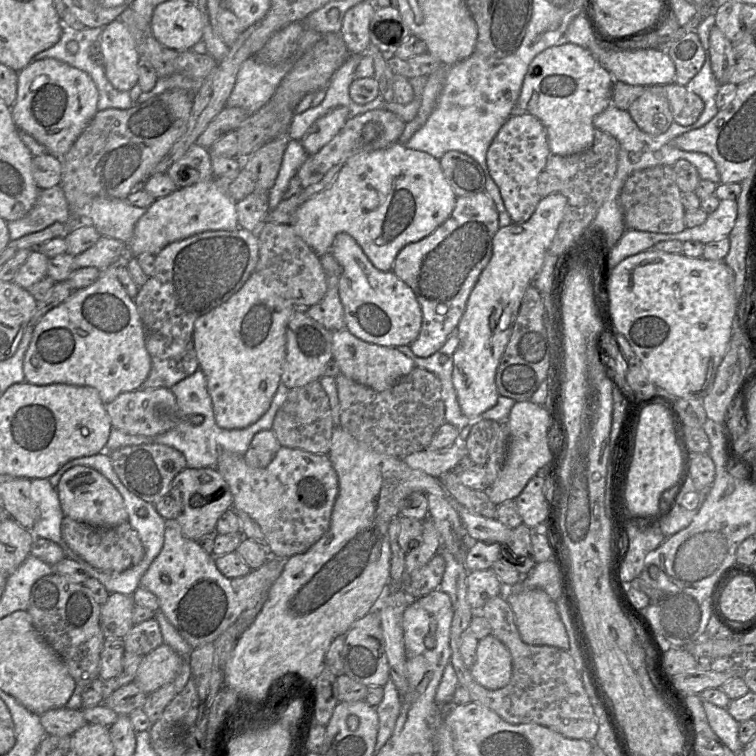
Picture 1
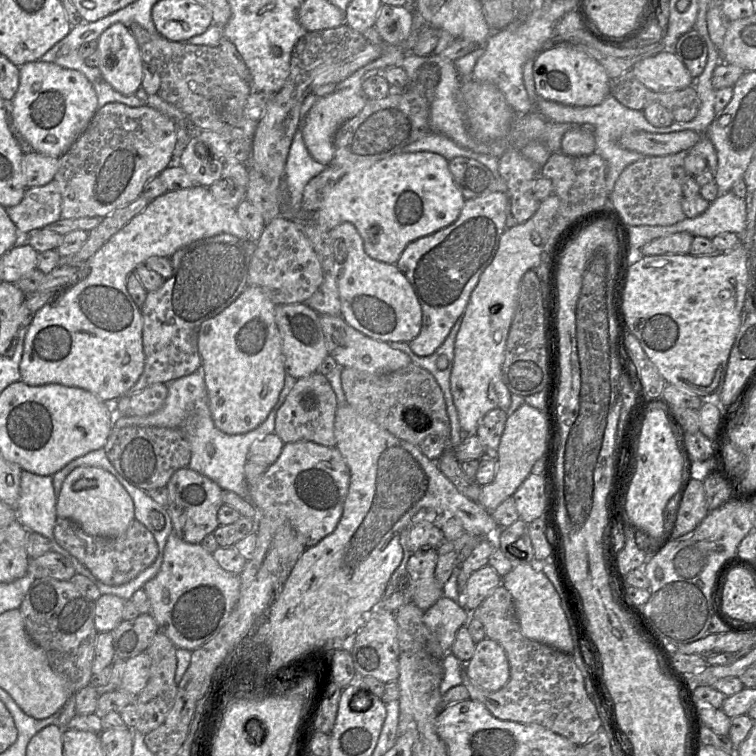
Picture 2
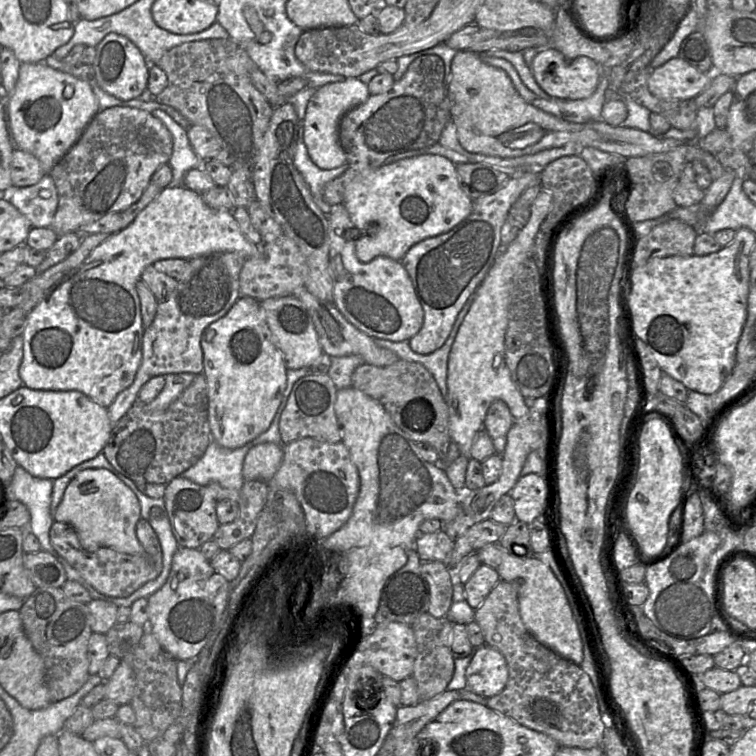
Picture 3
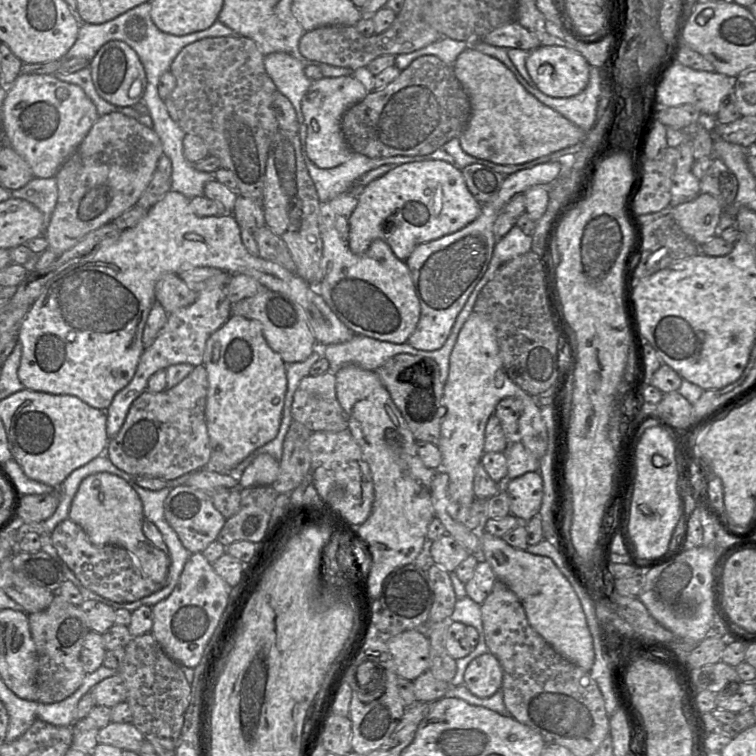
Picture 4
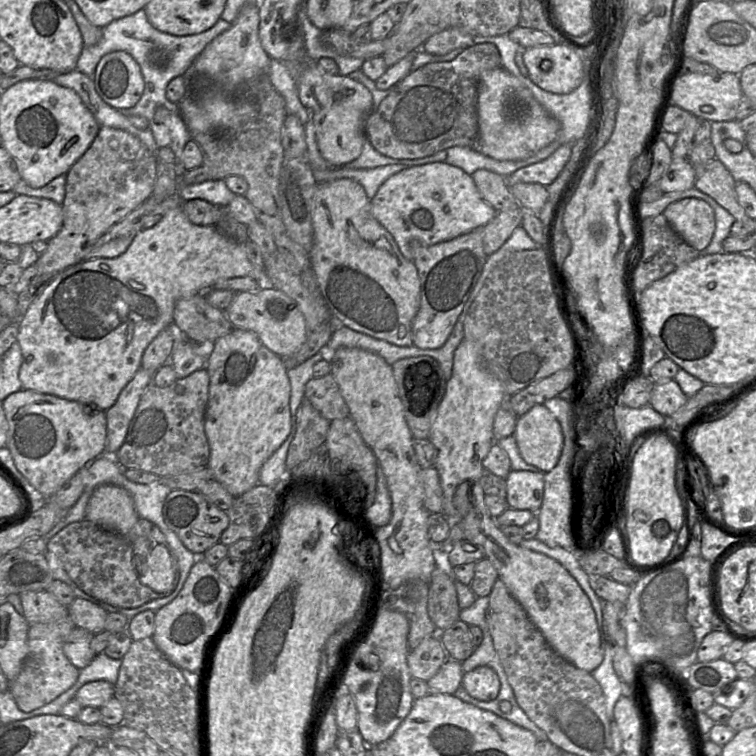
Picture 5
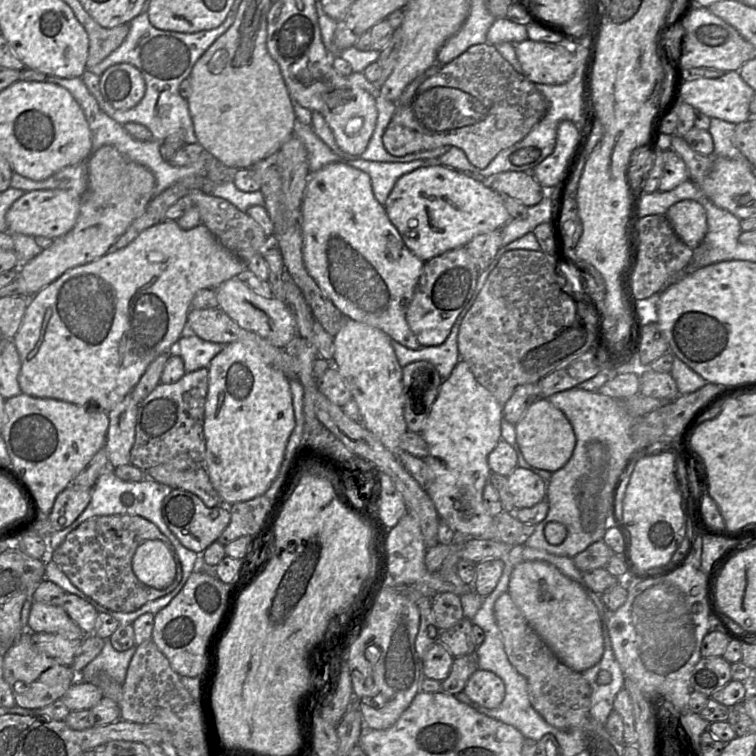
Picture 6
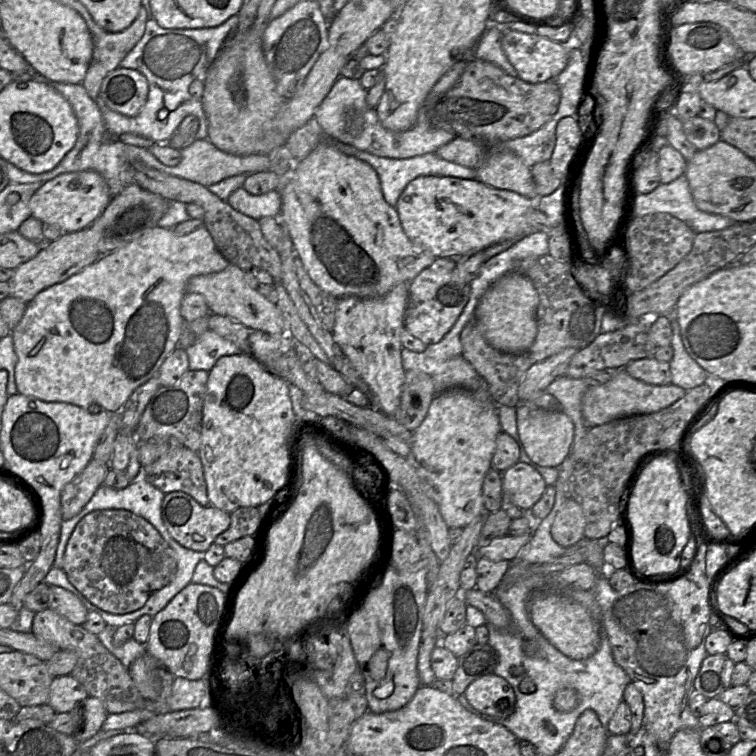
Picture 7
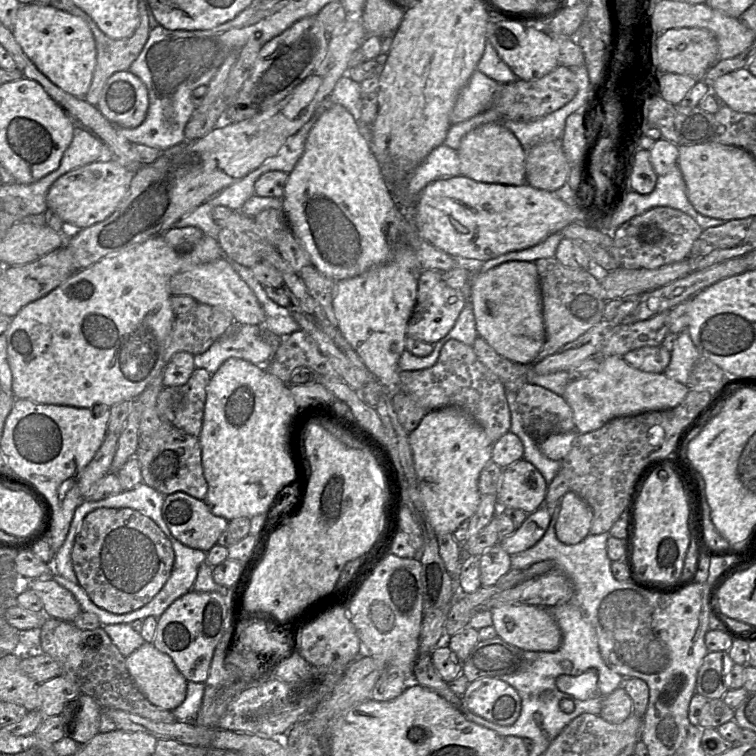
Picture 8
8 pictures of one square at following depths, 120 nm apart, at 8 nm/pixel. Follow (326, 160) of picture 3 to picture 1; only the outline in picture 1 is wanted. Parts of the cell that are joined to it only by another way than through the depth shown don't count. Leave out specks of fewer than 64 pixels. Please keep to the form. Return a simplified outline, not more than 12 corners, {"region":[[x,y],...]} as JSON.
{"region":[[338,106],[315,120],[301,139],[307,154],[331,141],[349,117]]}

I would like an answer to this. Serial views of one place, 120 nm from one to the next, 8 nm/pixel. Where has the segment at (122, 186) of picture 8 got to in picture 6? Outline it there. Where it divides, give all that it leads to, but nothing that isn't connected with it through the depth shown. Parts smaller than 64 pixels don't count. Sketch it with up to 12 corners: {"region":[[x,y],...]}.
{"region":[[25,192],[6,214],[8,233],[51,239],[76,224],[81,197]]}

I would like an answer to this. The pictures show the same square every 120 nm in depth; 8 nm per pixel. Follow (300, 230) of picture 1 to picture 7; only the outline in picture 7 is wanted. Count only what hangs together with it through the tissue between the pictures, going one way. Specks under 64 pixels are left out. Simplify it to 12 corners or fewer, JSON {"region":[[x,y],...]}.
{"region":[[419,176],[395,206],[415,248],[461,256],[526,235],[536,199]]}

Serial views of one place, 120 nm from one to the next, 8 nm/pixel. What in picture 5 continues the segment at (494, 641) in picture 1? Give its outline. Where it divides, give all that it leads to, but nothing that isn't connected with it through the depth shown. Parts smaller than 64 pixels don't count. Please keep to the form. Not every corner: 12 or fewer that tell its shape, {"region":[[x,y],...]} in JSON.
{"region":[[492,668],[464,673],[462,686],[483,702],[497,698],[501,683]]}

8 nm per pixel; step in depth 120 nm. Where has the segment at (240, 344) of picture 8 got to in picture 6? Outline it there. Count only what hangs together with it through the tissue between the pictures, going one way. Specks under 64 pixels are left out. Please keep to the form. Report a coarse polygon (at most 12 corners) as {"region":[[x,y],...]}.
{"region":[[183,336],[170,354],[186,373],[207,368],[227,344]]}

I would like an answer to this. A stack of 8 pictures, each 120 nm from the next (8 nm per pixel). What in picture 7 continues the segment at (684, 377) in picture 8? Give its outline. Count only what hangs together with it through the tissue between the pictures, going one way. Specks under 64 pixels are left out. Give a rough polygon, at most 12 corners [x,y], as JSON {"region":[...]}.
{"region":[[679,324],[672,329],[671,384],[690,390],[704,384],[705,371],[687,353]]}

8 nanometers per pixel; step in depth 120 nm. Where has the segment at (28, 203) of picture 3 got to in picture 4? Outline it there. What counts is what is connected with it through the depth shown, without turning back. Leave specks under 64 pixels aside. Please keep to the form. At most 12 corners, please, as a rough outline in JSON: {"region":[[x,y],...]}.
{"region":[[55,177],[33,178],[11,191],[49,218],[58,200]]}

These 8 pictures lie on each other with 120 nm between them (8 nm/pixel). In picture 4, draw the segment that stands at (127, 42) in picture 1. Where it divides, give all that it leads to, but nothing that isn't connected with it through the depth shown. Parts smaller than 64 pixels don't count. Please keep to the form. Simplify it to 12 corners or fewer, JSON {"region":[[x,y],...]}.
{"region":[[112,40],[88,65],[97,94],[138,103],[146,74],[136,52]]}

